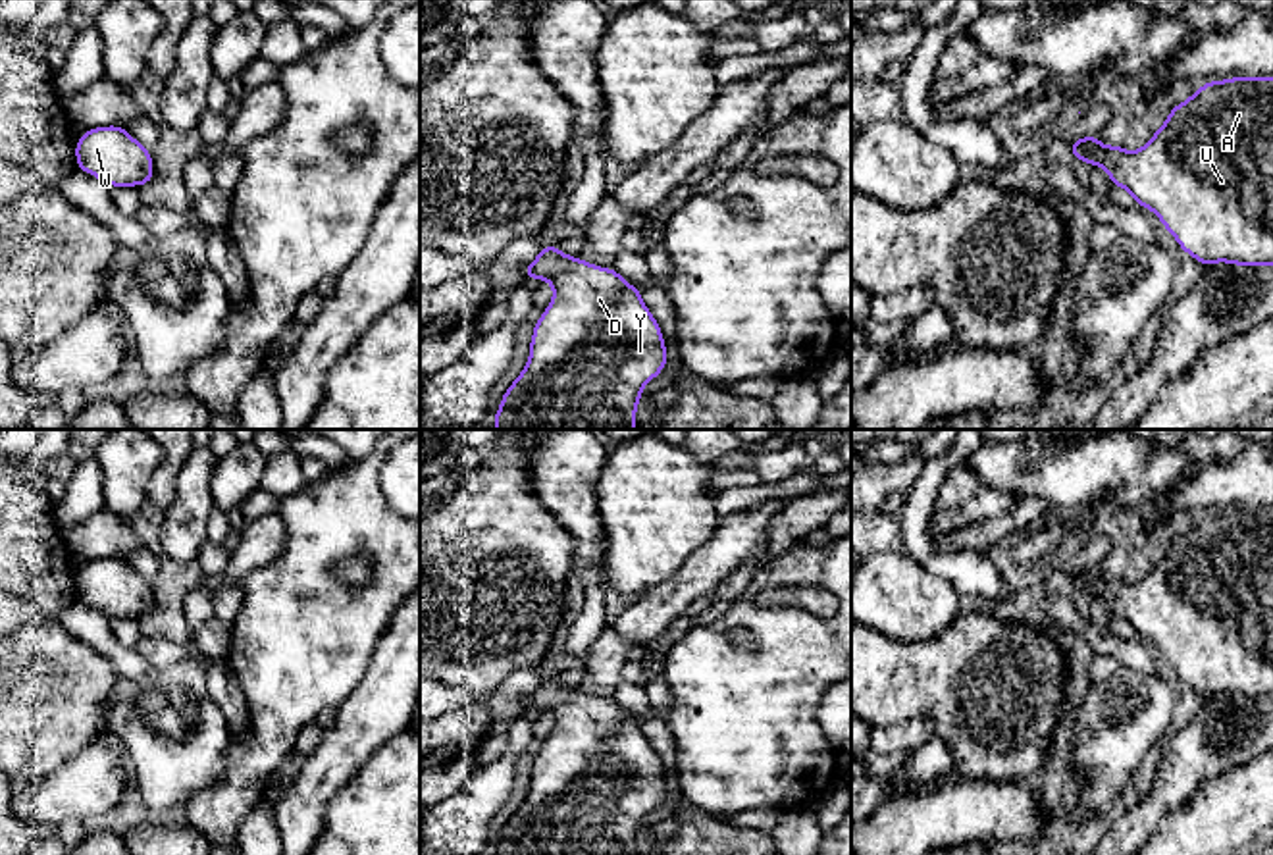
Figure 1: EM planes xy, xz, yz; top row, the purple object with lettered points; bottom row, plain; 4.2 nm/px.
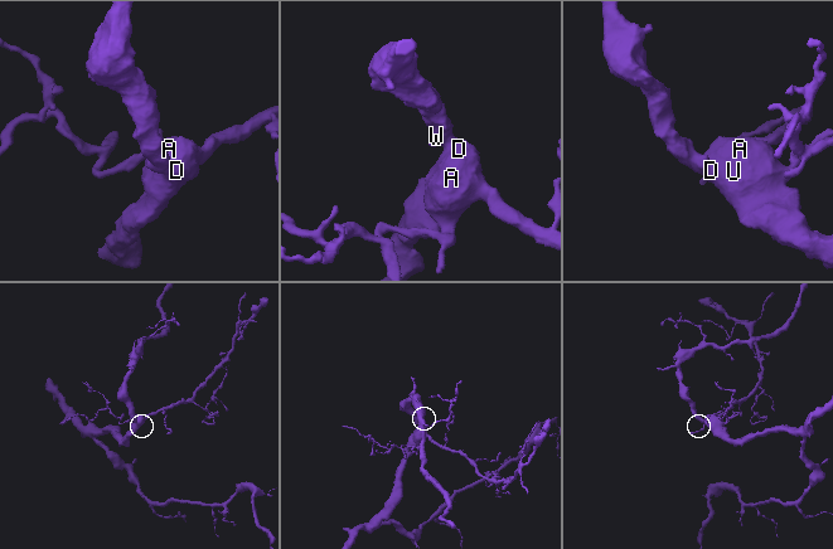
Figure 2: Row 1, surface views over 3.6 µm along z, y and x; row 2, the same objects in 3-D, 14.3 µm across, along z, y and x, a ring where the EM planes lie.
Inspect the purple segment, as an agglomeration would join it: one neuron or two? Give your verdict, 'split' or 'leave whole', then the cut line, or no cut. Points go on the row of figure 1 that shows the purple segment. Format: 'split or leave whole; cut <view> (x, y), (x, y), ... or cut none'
leave whole; cut none

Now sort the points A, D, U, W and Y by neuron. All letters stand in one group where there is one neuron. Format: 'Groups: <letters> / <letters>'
Groups: A D U W Y

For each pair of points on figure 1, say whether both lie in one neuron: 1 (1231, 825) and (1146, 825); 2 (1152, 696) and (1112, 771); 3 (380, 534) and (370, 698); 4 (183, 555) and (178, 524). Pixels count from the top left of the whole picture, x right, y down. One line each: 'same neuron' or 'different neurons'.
1: different neurons
2: same neuron
3: different neurons
4: same neuron

